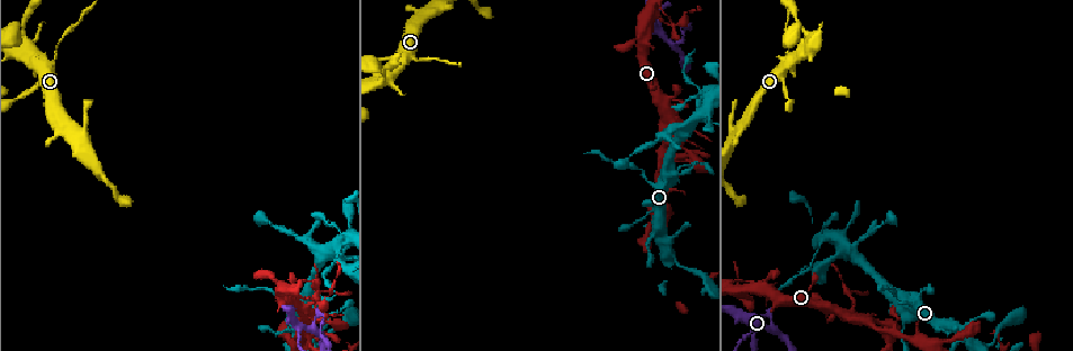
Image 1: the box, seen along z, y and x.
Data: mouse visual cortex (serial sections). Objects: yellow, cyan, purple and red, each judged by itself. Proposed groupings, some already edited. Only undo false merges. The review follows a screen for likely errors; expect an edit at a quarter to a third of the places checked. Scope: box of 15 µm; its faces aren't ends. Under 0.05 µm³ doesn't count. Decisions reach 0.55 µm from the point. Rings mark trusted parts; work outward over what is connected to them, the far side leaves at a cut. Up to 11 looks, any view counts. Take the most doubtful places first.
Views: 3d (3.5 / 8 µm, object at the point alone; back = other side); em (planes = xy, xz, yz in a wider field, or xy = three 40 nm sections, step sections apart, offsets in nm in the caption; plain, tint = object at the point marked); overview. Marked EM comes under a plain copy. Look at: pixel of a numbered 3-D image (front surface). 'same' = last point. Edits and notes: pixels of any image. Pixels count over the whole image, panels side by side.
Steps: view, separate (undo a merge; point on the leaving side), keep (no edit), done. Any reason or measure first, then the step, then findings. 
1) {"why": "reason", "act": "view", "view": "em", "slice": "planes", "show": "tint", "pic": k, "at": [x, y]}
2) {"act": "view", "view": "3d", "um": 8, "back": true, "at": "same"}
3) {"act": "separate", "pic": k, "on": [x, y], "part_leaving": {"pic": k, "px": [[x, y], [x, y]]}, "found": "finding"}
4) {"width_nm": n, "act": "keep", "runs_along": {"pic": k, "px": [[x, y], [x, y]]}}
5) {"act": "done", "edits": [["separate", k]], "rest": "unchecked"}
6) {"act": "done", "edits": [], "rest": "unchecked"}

{"why": "narrows sharply", "act": "view", "view": "3d", "um": 8, "back": true, "pic": 1, "at": [770, 319]}

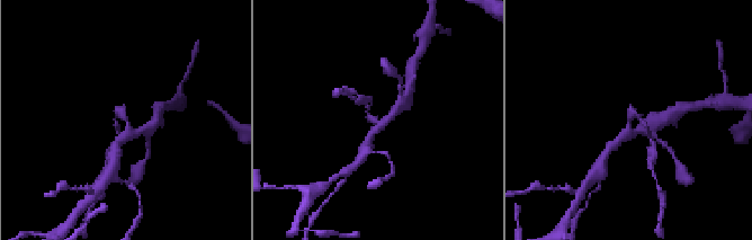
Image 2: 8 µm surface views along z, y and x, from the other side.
{"arms": 3, "arm_widths_nm": [150, 250, 250], "act": "view", "view": "em", "slice": "planes", "show": "tint", "pic": 2, "at": [630, 121]}

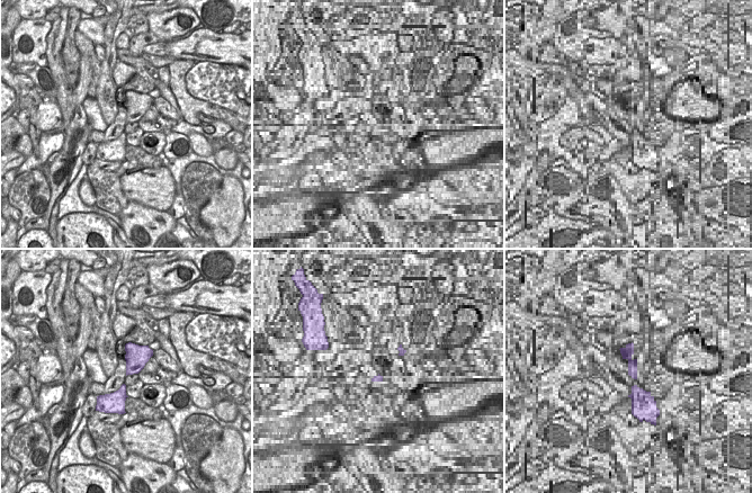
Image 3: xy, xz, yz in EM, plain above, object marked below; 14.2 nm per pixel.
{"act": "separate", "pic": 2, "on": [117, 129], "part_leaving": {"pic": 2, "px": [[632, 116], [645, 125], [652, 150]]}, "found": "a second cell is stuck on"}

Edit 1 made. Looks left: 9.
{"why": "see it whole again", "act": "view", "view": "overview"}

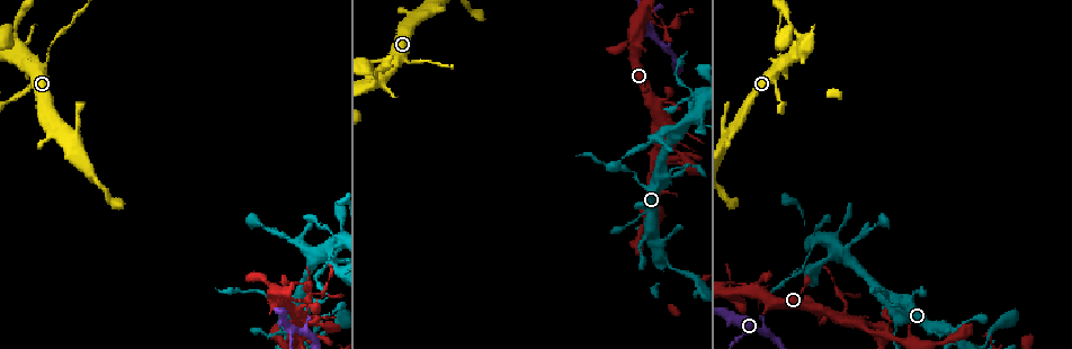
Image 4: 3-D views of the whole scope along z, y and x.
{"why": "sudden change in width", "act": "view", "view": "3d", "um": 3.5, "back": true, "pic": 4, "at": [896, 303]}

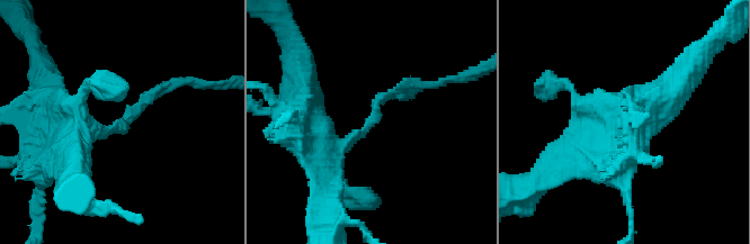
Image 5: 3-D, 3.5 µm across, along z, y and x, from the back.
{"arm_widths_nm": [150, 450], "act": "view", "view": "em", "slice": "xy", "step": 3, "show": "tint", "pic": 5, "at": [369, 124]}

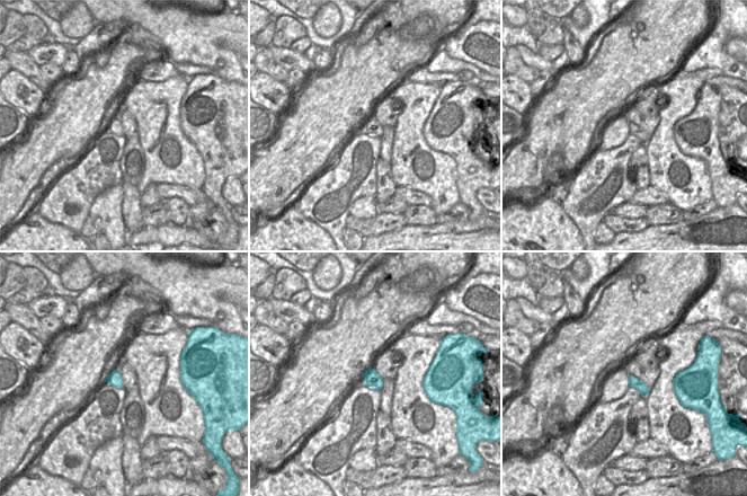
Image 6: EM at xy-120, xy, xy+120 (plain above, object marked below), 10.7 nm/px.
{"act": "keep", "runs_along": {"pic": 5, "px": [[76, 145], [162, 90]]}, "found": "continuous, no second cell"}

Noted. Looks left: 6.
{"why": "narrows sharply", "act": "view", "view": "3d", "um": 3.5, "pic": 4, "at": [48, 51]}

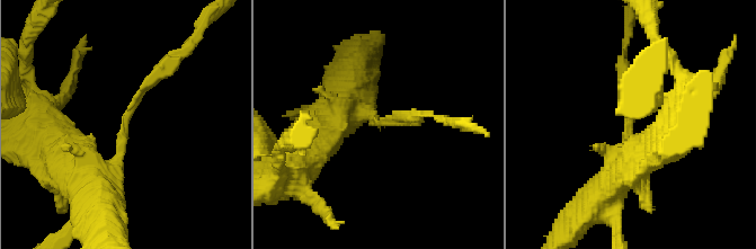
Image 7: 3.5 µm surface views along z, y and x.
{"arm_widths_nm": [150, 300], "act": "view", "view": "em", "slice": "xy", "step": 3, "show": "tint", "pic": 7, "at": [632, 120]}

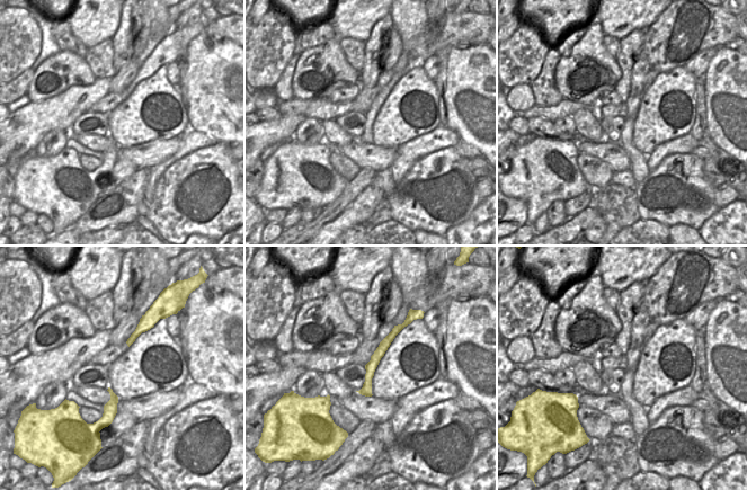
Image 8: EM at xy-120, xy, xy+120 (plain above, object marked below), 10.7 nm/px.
{"act": "keep", "runs_along": {"pic": 7, "px": [[91, 183], [123, 152], [126, 114], [168, 59]]}, "found": "all the same cell"}

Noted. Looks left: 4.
{"why": "thick turns thin", "act": "view", "view": "3d", "um": 3.5, "pic": 4, "at": [336, 245]}

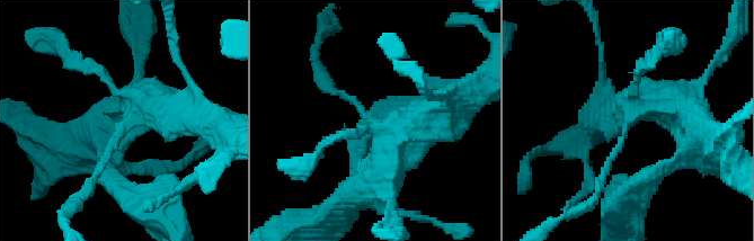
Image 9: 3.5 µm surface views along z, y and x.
{"arms": 4, "arm_widths_nm": [100, 100, 350, 500], "act": "view", "view": "em", "slice": "xy", "step": 3, "show": "tint", "pic": 9, "at": [380, 121]}

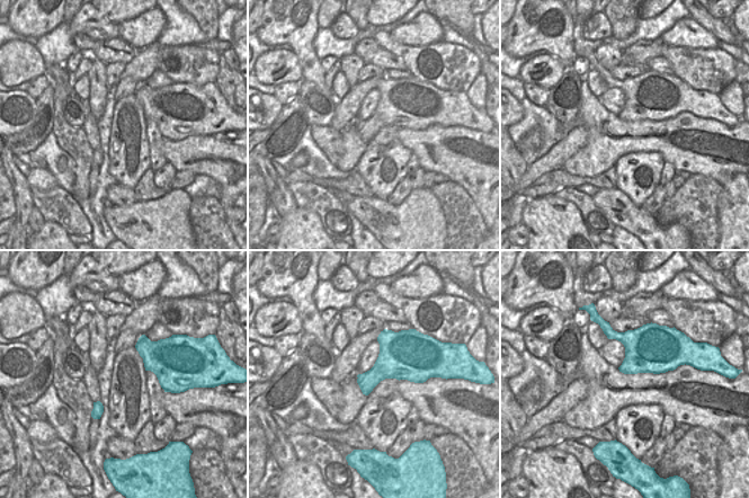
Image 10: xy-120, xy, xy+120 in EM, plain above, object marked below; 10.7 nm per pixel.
{"width_nm": 340, "act": "separate", "pic": 9, "on": [353, 100], "part_leaving": {"pic": 9, "px": [[372, 117], [320, 74]]}, "found": "a second cell is stuck on"}

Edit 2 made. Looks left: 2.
{"act": "done", "edits": [["separate", 2], ["separate", 9]], "rest": "unchecked"}

